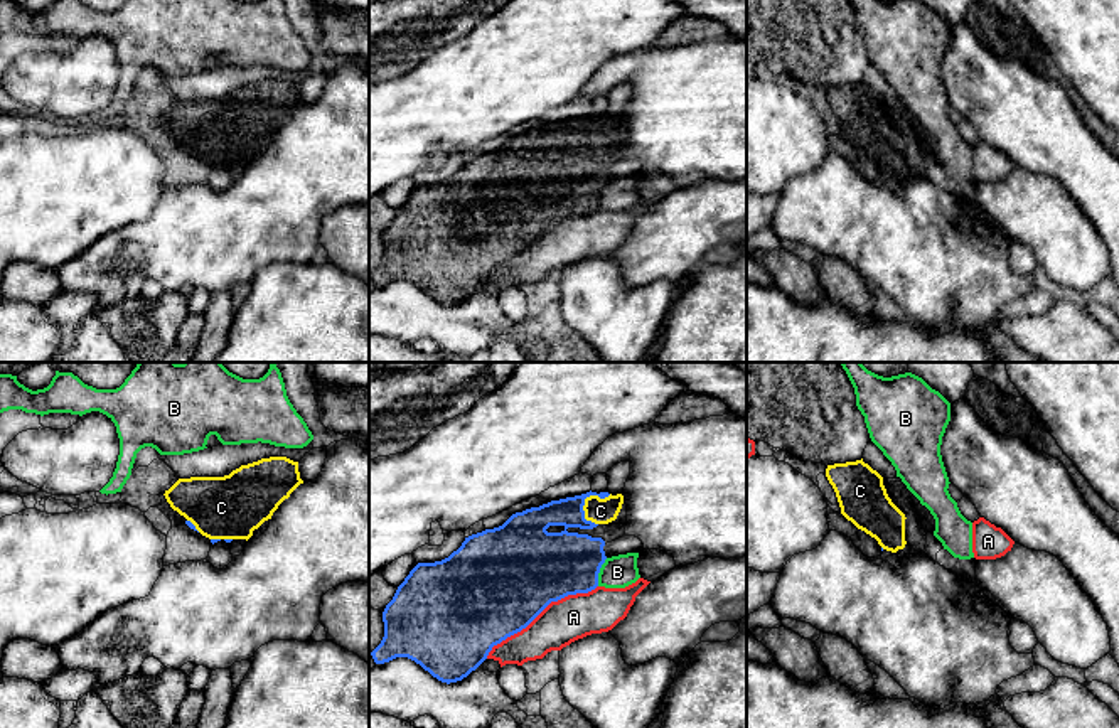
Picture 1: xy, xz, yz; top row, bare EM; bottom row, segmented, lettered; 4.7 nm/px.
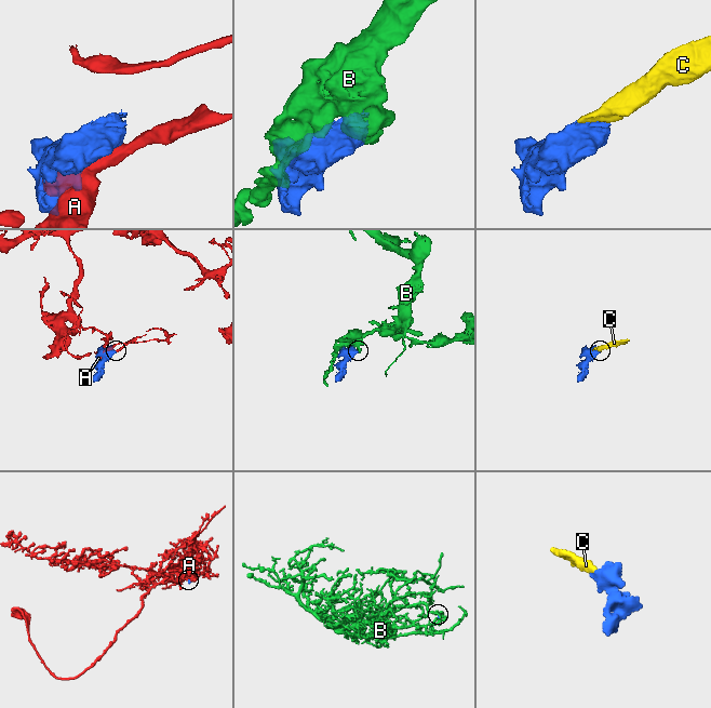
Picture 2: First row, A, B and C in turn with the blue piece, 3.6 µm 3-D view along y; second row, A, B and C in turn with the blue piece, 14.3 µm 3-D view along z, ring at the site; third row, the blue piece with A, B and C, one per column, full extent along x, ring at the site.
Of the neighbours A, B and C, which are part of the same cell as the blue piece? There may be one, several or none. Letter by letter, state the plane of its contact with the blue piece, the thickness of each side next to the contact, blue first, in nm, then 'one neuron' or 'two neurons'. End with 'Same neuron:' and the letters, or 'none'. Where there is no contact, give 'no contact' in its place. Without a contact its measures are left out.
A: xz | 500/220 nm | two neurons
B: xz | 340/160 nm | two neurons
C: xz | 140/130 nm | one neuron
Same neuron: C

